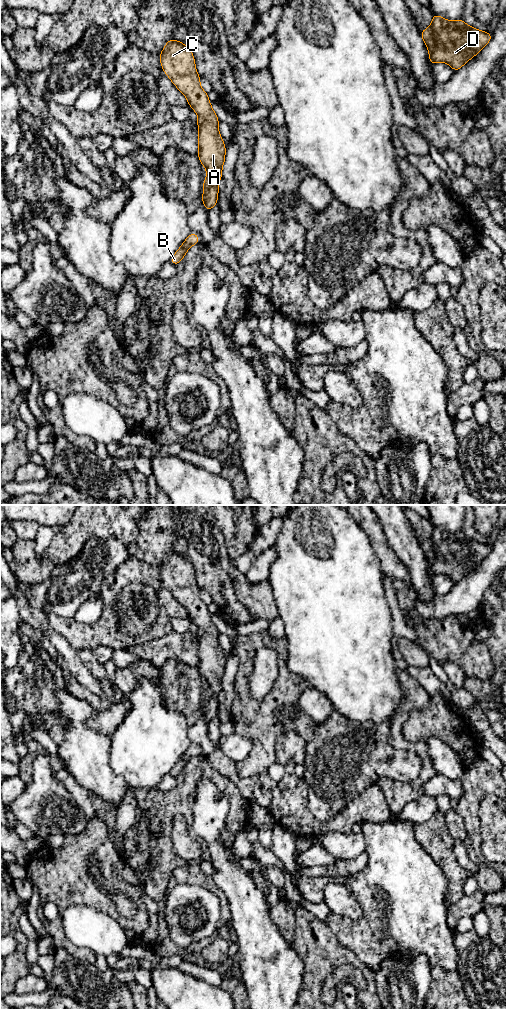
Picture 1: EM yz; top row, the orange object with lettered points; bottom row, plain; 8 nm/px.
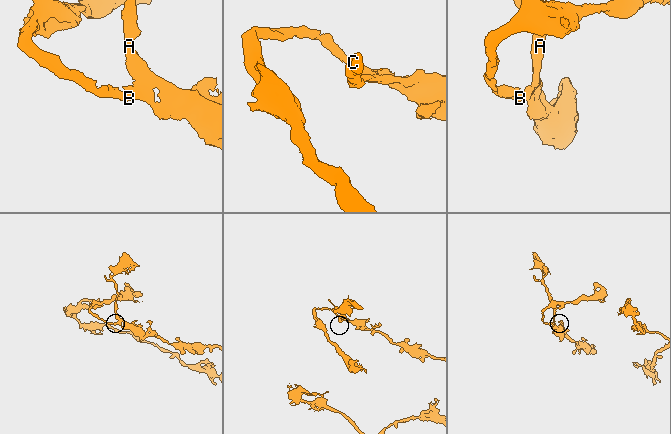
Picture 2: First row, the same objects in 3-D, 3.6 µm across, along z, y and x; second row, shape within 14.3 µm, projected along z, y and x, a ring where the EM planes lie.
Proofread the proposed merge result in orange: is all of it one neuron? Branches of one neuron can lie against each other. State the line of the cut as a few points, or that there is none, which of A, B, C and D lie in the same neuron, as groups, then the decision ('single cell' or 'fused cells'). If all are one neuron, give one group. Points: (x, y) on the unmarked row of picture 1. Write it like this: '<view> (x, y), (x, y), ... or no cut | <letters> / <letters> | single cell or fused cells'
no cut | A B C D | single cell

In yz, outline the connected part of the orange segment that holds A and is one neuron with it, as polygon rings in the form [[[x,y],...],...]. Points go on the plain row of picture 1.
[[[170,551],[159,566],[164,585],[181,603],[197,625],[198,655],[201,676],[207,683],[203,694],[202,715],[206,723],[217,717],[218,695],[222,690],[226,660],[221,650],[219,632],[211,619],[208,606],[200,598],[192,563],[182,554]]]

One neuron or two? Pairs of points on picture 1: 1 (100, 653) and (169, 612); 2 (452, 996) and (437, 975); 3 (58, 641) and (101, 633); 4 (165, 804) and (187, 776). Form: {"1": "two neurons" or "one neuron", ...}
{"1": "two neurons", "2": "one neuron", "3": "two neurons", "4": "one neuron"}

